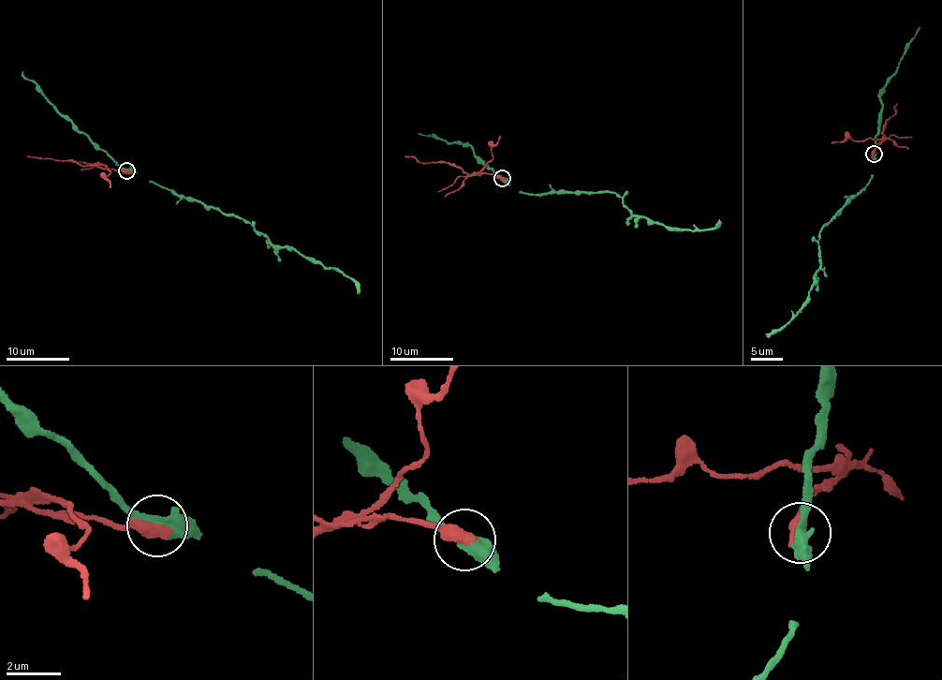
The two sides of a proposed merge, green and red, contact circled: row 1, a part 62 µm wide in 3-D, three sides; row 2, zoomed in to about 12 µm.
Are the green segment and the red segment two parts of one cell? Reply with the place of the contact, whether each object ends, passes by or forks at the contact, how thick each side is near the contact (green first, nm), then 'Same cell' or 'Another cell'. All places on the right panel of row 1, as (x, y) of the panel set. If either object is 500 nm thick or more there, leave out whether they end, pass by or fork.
Place: (874, 154). Thickness 440 nm (green) against 550 nm. Another cell

